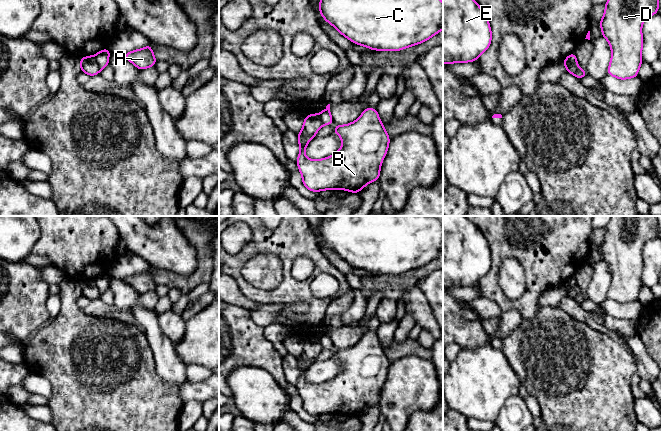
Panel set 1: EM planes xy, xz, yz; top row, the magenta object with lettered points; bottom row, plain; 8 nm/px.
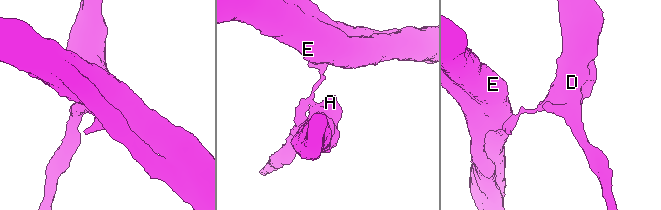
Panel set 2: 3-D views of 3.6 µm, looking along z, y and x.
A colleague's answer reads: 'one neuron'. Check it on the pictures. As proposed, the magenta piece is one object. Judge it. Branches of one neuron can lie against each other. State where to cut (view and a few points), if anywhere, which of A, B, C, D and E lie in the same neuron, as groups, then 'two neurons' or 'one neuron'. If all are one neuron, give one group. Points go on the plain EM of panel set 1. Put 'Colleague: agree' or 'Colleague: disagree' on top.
Colleague: disagree
cut xy (93, 280), (100, 294); groups A B D / C E; two neurons

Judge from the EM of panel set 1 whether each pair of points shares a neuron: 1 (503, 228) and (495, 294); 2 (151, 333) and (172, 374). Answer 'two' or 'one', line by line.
1: one
2: one

